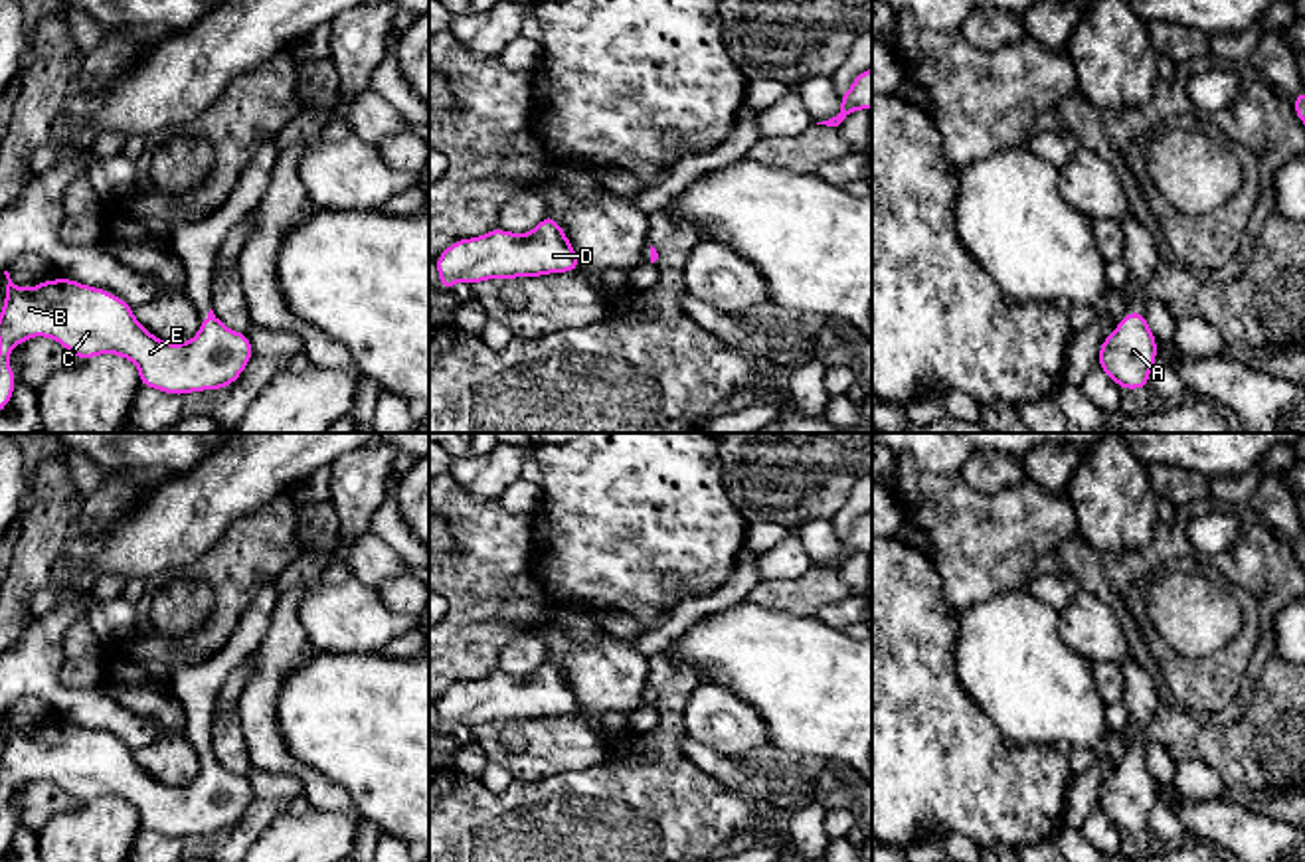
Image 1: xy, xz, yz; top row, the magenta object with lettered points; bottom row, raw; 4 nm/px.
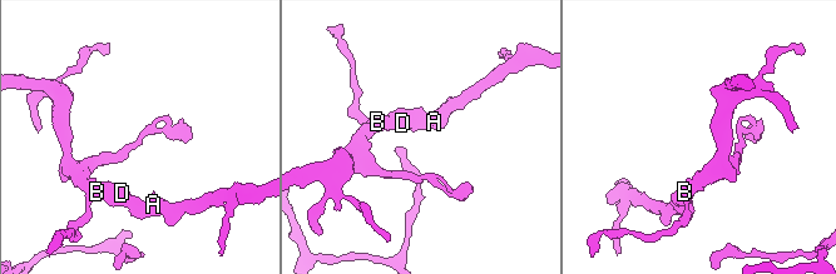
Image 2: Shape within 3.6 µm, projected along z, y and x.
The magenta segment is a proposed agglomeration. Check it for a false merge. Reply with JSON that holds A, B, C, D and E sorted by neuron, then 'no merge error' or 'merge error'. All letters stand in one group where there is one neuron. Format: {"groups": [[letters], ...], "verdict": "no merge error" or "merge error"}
{"groups": [["A", "B", "C", "D", "E"]], "verdict": "no merge error"}

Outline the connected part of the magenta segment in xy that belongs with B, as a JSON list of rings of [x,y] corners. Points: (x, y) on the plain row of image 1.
[[[8,714],[4,718],[8,728],[0,755],[0,854],[10,846],[16,830],[16,817],[8,805],[10,795],[34,779],[51,781],[81,803],[99,797],[127,801],[138,811],[142,830],[172,838],[223,832],[243,817],[253,799],[247,777],[227,771],[212,751],[192,783],[170,787],[150,777],[134,761],[130,747],[105,732],[81,728],[75,722],[51,722],[32,732],[22,732],[12,726]]]

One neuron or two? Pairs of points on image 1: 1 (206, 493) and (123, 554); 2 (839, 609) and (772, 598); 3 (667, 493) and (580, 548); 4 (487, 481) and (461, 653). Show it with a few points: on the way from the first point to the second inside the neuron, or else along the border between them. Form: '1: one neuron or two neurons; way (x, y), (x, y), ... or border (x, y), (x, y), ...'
1: one neuron; way (186, 513), (169, 528), (143, 542)
2: two neurons; border (851, 594), (825, 603), (815, 615)
3: one neuron; way (645, 493), (637, 493), (602, 528)
4: two neurons; border (449, 473), (479, 499), (499, 501)

